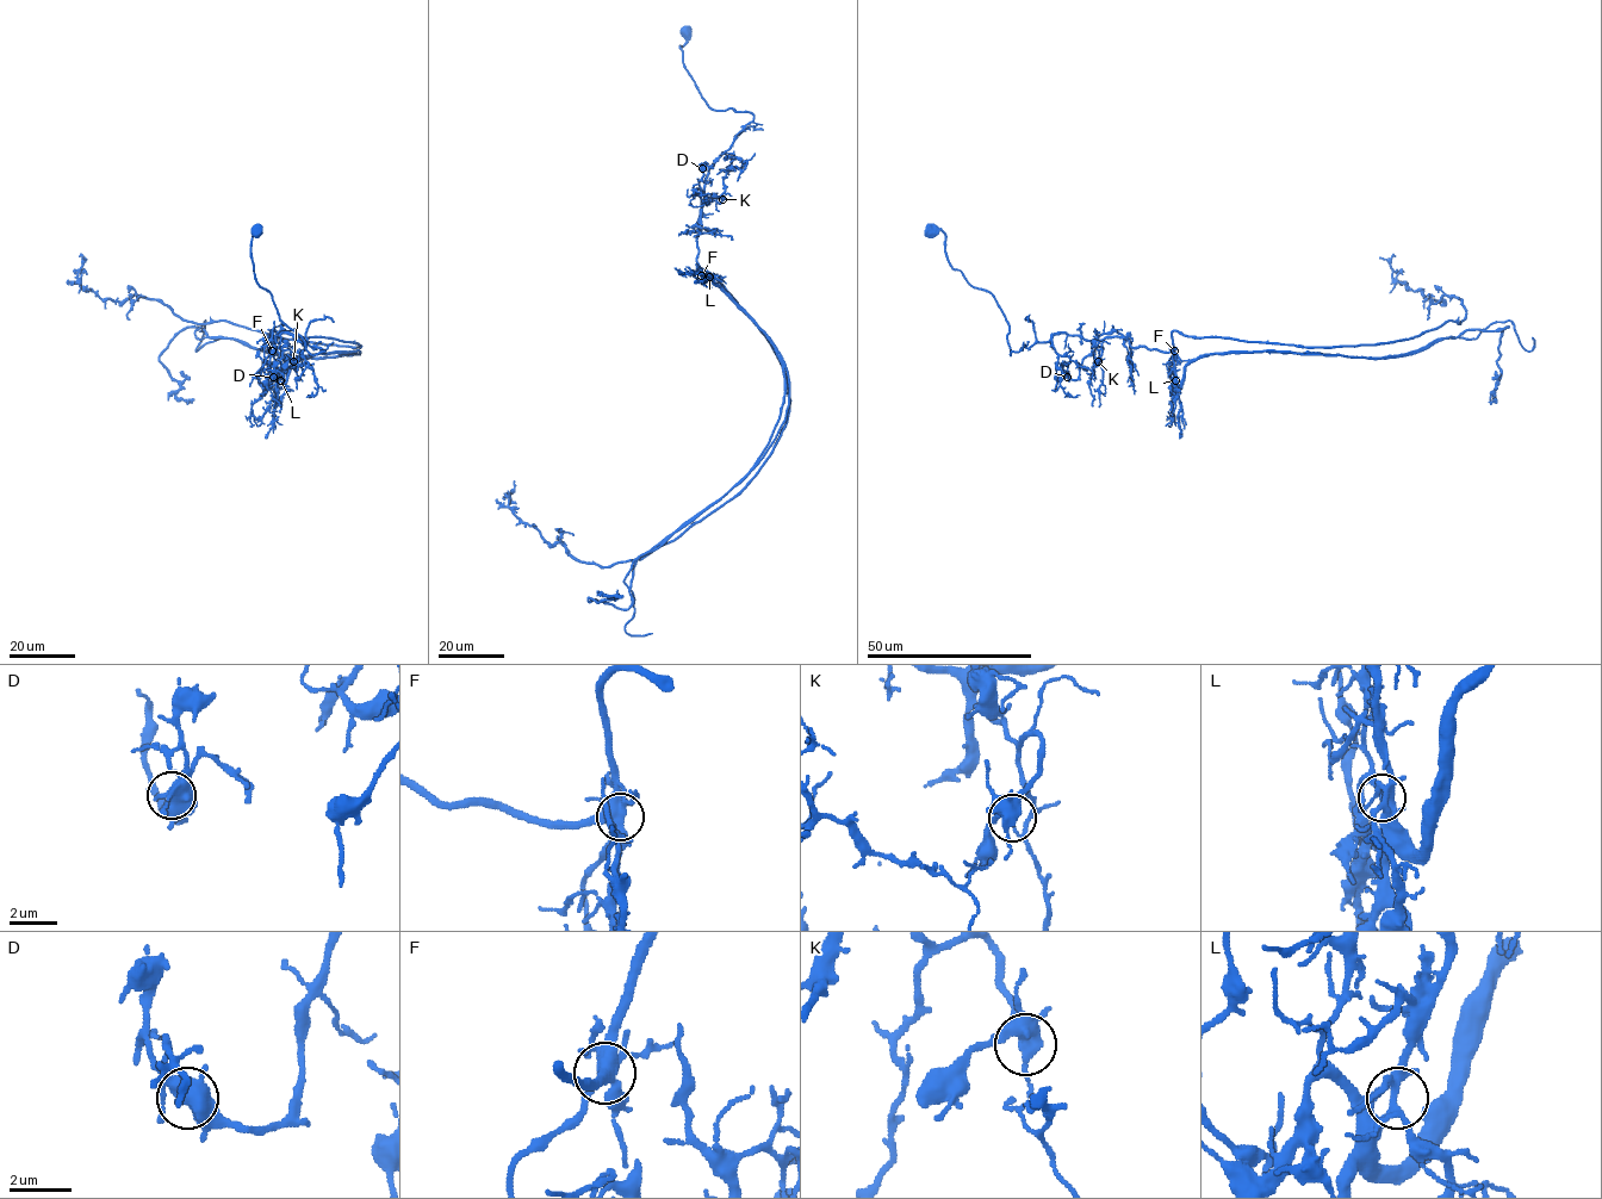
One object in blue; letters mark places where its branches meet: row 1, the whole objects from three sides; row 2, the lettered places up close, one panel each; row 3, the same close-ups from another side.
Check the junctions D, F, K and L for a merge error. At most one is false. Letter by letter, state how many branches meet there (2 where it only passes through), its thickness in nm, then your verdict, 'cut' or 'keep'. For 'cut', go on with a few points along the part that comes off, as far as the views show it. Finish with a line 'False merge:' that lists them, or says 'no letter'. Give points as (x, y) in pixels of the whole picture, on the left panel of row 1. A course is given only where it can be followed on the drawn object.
D: 6 branches meet; 460 nm thick; keep
F: 7 branches meet; 480 nm thick; cut; foreign part runs (272, 350), (280, 387), (295, 361), (355, 353), (293, 356), (188, 327), (159, 361), (175, 396), (194, 399)
K: 5 branches meet; 460 nm thick; keep
L: 6 branches meet; 240 nm thick; keep
False merge: F

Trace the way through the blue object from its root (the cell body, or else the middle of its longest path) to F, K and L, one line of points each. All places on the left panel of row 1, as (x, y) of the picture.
F: (258, 229), (252, 241), (255, 280), (306, 349), (324, 352), (285, 333), (271, 336), (272, 350)
K: (258, 229), (255, 280), (306, 349), (324, 352), (277, 335), (274, 345), (293, 361)
L: (258, 229), (252, 241), (255, 280), (306, 349), (324, 352), (289, 334), (271, 336), (272, 374), (280, 380)

